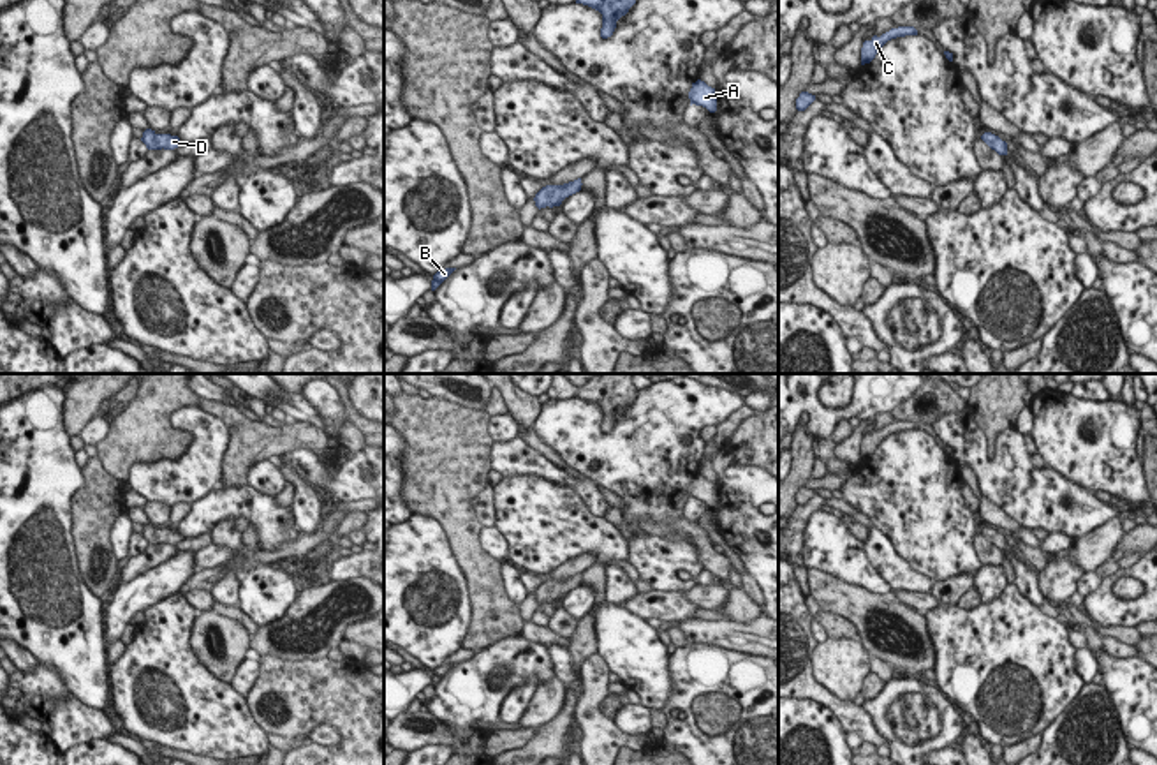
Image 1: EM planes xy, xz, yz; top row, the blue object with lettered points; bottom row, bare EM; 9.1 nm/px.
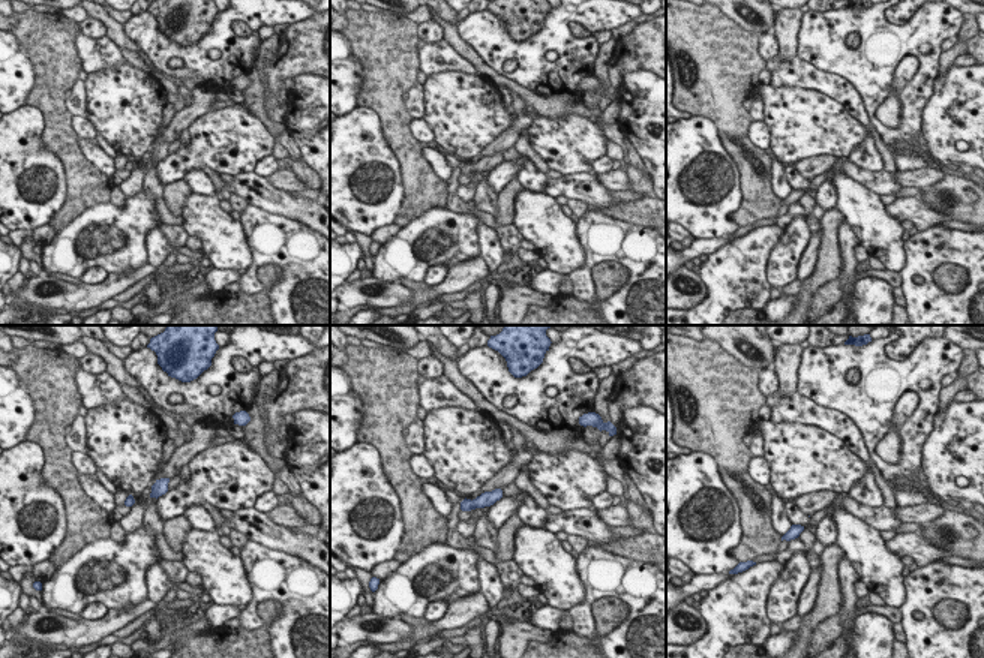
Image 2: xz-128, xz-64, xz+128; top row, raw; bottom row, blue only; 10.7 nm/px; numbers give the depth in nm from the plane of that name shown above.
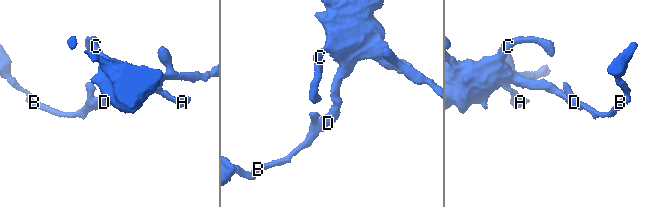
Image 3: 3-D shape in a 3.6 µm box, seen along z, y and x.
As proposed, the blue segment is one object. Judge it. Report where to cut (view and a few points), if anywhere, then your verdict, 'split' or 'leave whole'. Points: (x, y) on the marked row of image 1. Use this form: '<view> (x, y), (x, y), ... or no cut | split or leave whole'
no cut | leave whole

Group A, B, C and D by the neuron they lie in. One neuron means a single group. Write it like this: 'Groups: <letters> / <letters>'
Groups: A B C D.

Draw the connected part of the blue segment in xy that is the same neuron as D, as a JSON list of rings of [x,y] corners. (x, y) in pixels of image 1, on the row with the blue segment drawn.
[[[146,129],[143,132],[141,141],[146,145],[148,150],[174,150],[183,145],[178,136],[157,134],[151,129]]]

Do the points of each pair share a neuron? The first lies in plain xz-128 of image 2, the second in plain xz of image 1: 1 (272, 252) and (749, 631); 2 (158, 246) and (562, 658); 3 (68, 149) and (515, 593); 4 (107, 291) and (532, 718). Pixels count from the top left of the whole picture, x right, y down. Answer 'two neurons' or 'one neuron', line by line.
1: two neurons
2: one neuron
3: two neurons
4: one neuron

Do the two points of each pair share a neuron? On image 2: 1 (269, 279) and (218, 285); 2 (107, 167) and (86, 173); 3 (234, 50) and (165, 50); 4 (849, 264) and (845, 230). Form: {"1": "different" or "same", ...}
{"1": "different", "2": "different", "3": "same", "4": "same"}

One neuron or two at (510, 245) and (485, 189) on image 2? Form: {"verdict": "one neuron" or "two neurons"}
{"verdict": "two neurons"}

